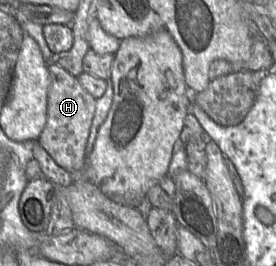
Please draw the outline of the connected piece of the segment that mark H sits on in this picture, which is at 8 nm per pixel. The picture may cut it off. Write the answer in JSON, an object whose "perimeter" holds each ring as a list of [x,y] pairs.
{"perimeter":[[[48,62],[48,70],[47,121],[38,141],[60,166],[71,173],[80,173],[87,162],[86,145],[96,112],[96,99],[83,88],[78,77],[56,62]]]}

